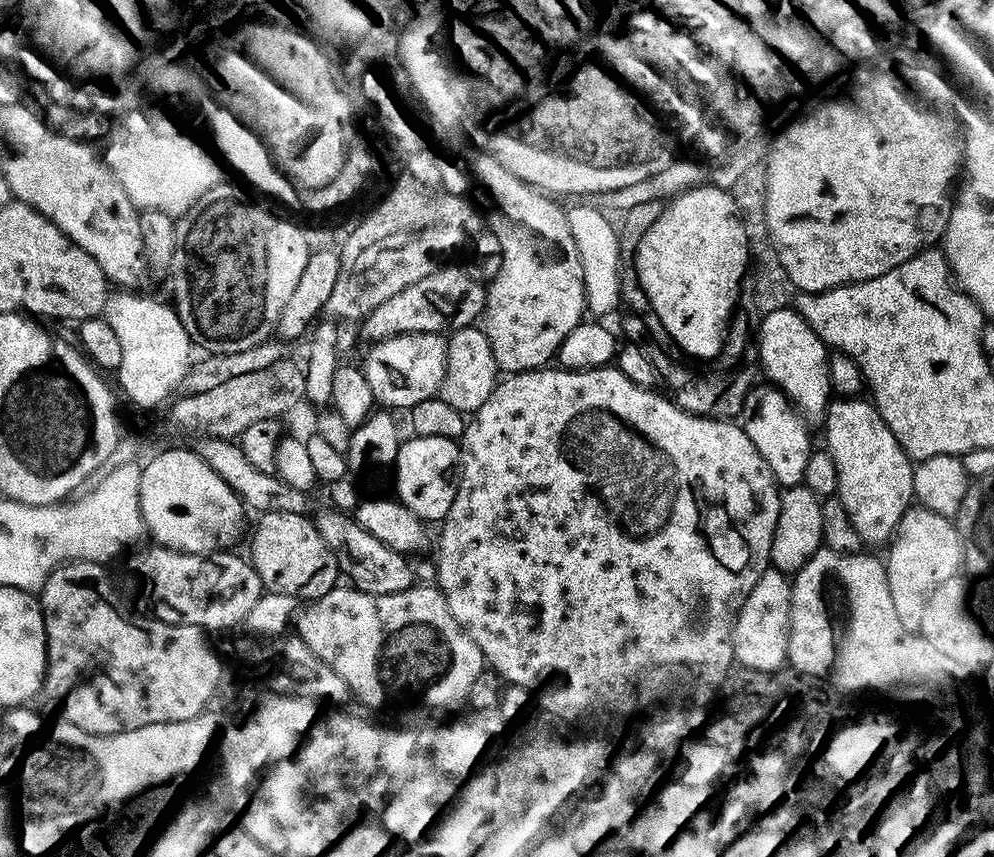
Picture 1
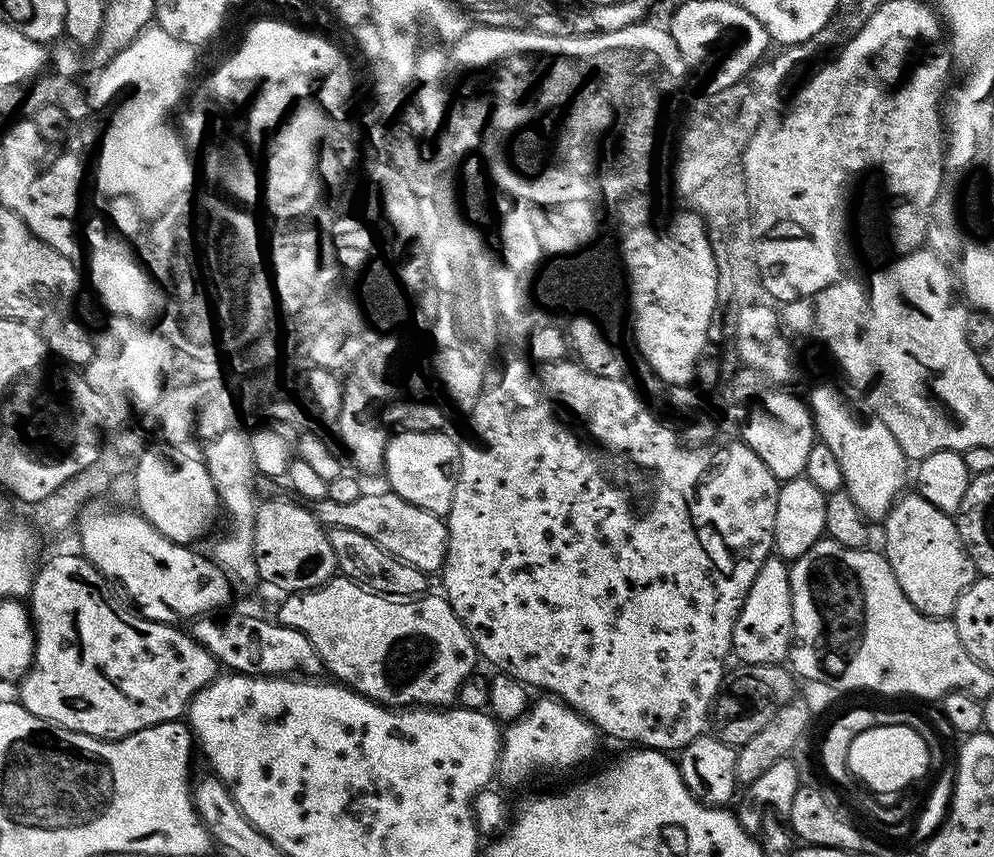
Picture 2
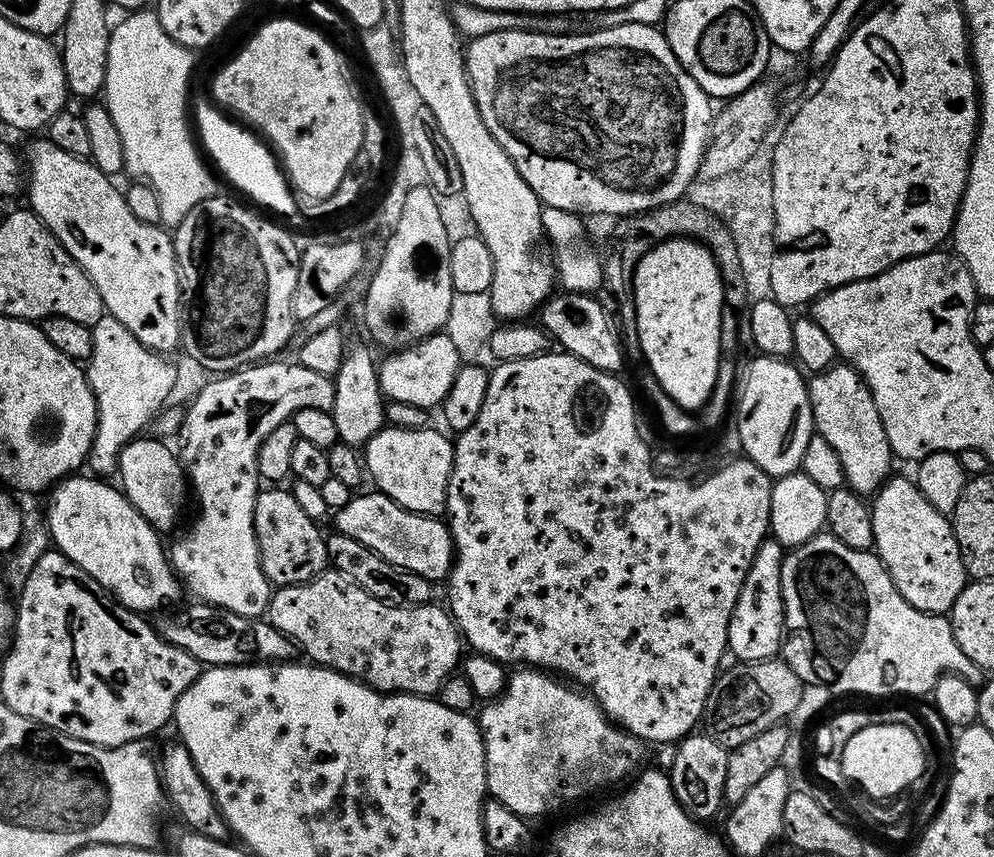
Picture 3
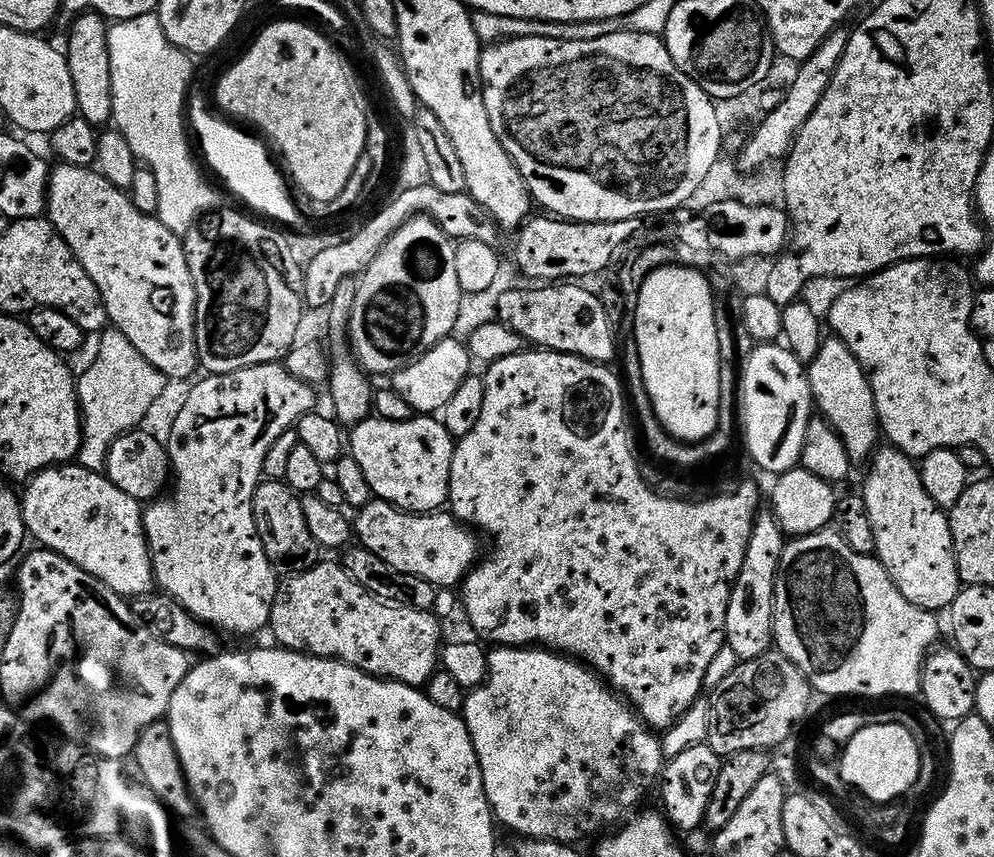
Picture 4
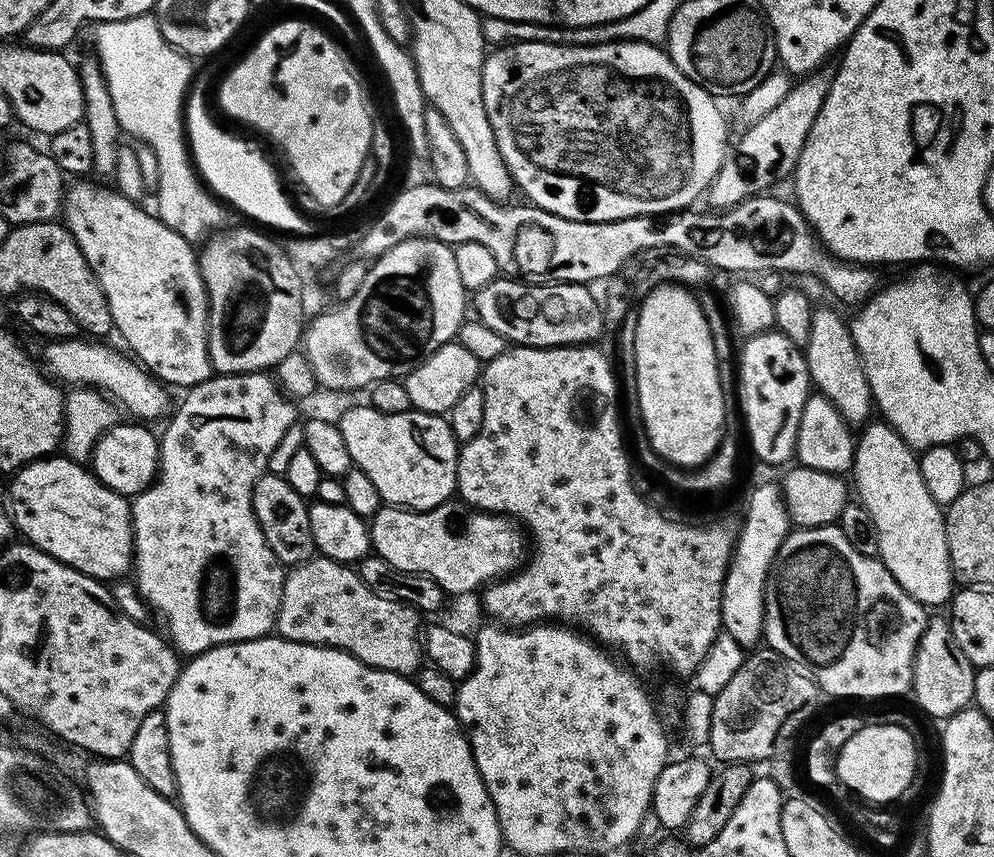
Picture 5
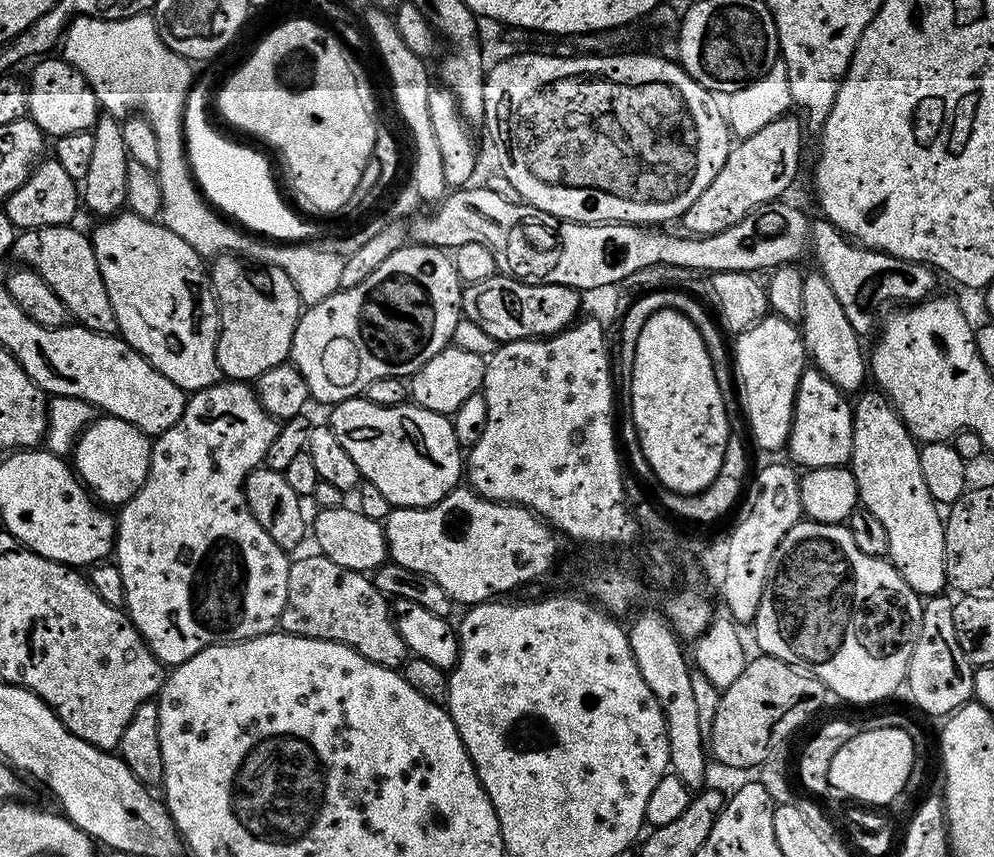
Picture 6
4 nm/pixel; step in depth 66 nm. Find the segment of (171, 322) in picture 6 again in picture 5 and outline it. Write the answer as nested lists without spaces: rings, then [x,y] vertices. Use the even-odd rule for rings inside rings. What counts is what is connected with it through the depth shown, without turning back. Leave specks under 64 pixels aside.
[[[72,182],[67,185],[64,194],[62,220],[67,227],[68,233],[74,238],[74,242],[78,242],[78,246],[90,266],[90,270],[94,270],[94,274],[106,294],[106,302],[110,306],[110,314],[112,315],[115,331],[117,333],[120,331],[121,338],[132,347],[130,349],[131,355],[139,363],[143,364],[157,380],[163,382],[165,385],[173,386],[172,384],[177,384],[180,390],[187,390],[196,384],[206,382],[214,374],[214,369],[210,362],[210,354],[208,353],[208,291],[200,273],[200,262],[193,245],[186,238],[182,238],[182,234],[170,230],[170,226],[166,226],[160,221],[159,215],[152,213],[151,216],[146,209],[140,208],[144,206],[141,206],[137,201],[124,197],[122,193],[113,190],[111,187],[108,189],[103,188],[100,184],[84,183],[88,182]]]

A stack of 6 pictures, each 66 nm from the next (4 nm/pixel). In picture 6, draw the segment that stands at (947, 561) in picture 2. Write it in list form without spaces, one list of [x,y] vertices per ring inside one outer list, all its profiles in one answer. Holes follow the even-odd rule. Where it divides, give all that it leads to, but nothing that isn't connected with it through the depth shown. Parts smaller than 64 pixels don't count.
[[[864,390],[854,400],[854,446],[850,467],[856,479],[856,495],[859,503],[870,514],[875,514],[886,529],[888,543],[887,559],[902,574],[902,578],[921,598],[939,596],[945,591],[944,559],[944,522],[941,509],[933,500],[930,490],[926,490],[926,481],[922,479],[922,465],[918,462],[920,448],[917,440],[908,433],[902,418],[892,407],[888,397],[879,390]]]

